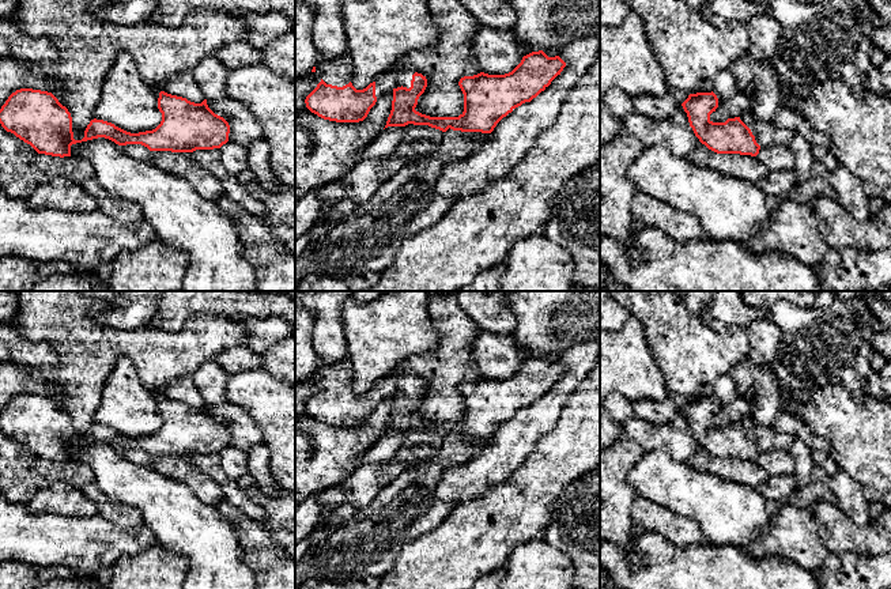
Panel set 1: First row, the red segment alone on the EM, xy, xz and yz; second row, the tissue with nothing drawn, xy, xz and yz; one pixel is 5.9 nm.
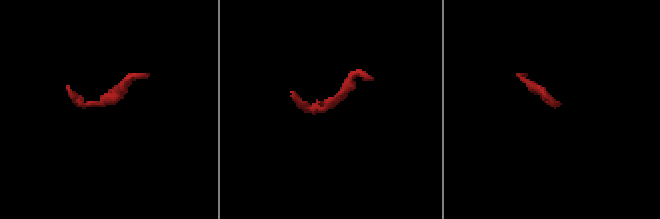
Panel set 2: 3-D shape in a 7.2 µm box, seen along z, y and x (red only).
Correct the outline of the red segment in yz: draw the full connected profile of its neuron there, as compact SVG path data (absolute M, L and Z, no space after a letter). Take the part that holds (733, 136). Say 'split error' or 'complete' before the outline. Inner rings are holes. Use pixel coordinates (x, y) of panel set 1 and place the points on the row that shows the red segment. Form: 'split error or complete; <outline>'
complete; M711 92L690 94L682 103L690 127L702 144L717 154L756 156L760 146L740 117L725 122L713 122L710 114L718 107L718 98Z

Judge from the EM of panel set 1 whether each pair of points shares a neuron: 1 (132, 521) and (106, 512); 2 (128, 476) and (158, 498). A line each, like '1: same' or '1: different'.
1: same
2: same

